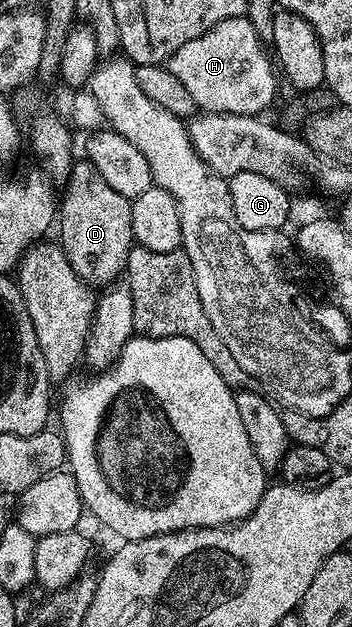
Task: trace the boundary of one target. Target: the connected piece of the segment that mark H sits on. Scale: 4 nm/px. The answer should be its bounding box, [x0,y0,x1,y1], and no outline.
[166,16,276,116]

